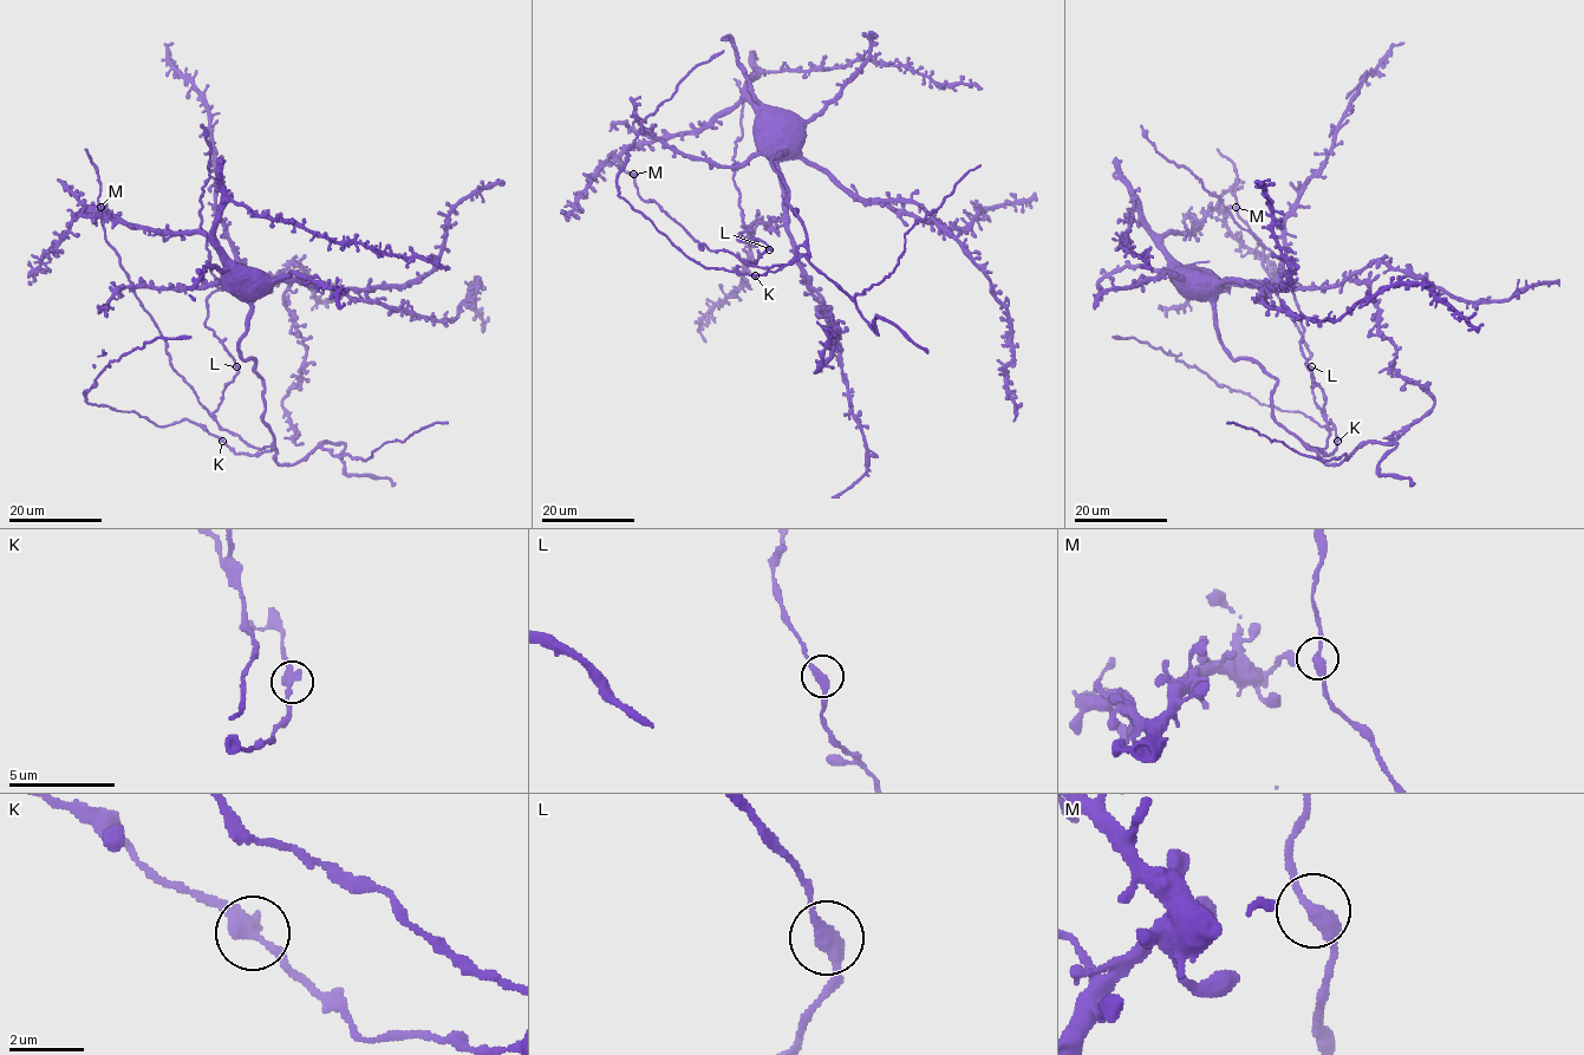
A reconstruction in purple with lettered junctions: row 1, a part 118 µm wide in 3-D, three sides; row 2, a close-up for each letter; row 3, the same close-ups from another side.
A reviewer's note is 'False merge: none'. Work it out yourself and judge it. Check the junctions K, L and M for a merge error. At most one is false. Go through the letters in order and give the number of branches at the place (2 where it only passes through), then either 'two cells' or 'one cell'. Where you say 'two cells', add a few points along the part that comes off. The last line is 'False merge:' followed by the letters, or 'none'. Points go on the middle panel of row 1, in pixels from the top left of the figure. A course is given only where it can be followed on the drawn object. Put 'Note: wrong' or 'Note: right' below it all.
K: branches 2; one cell
L: branches 2; one cell
M: branches 2; one cell
False merge: none
Note: right

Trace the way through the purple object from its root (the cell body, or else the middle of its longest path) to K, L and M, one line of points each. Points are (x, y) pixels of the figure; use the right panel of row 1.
K: (1198, 282), (1211, 284), (1225, 351), (1257, 362), (1277, 381), (1272, 417), (1322, 454), (1334, 454), (1337, 441)
L: (1198, 282), (1211, 284), (1225, 351), (1277, 381), (1272, 417), (1305, 445), (1323, 449), (1324, 396), (1311, 366)
M: (1198, 282), (1211, 284), (1225, 351), (1277, 381), (1272, 417), (1323, 449), (1311, 353), (1236, 207)

